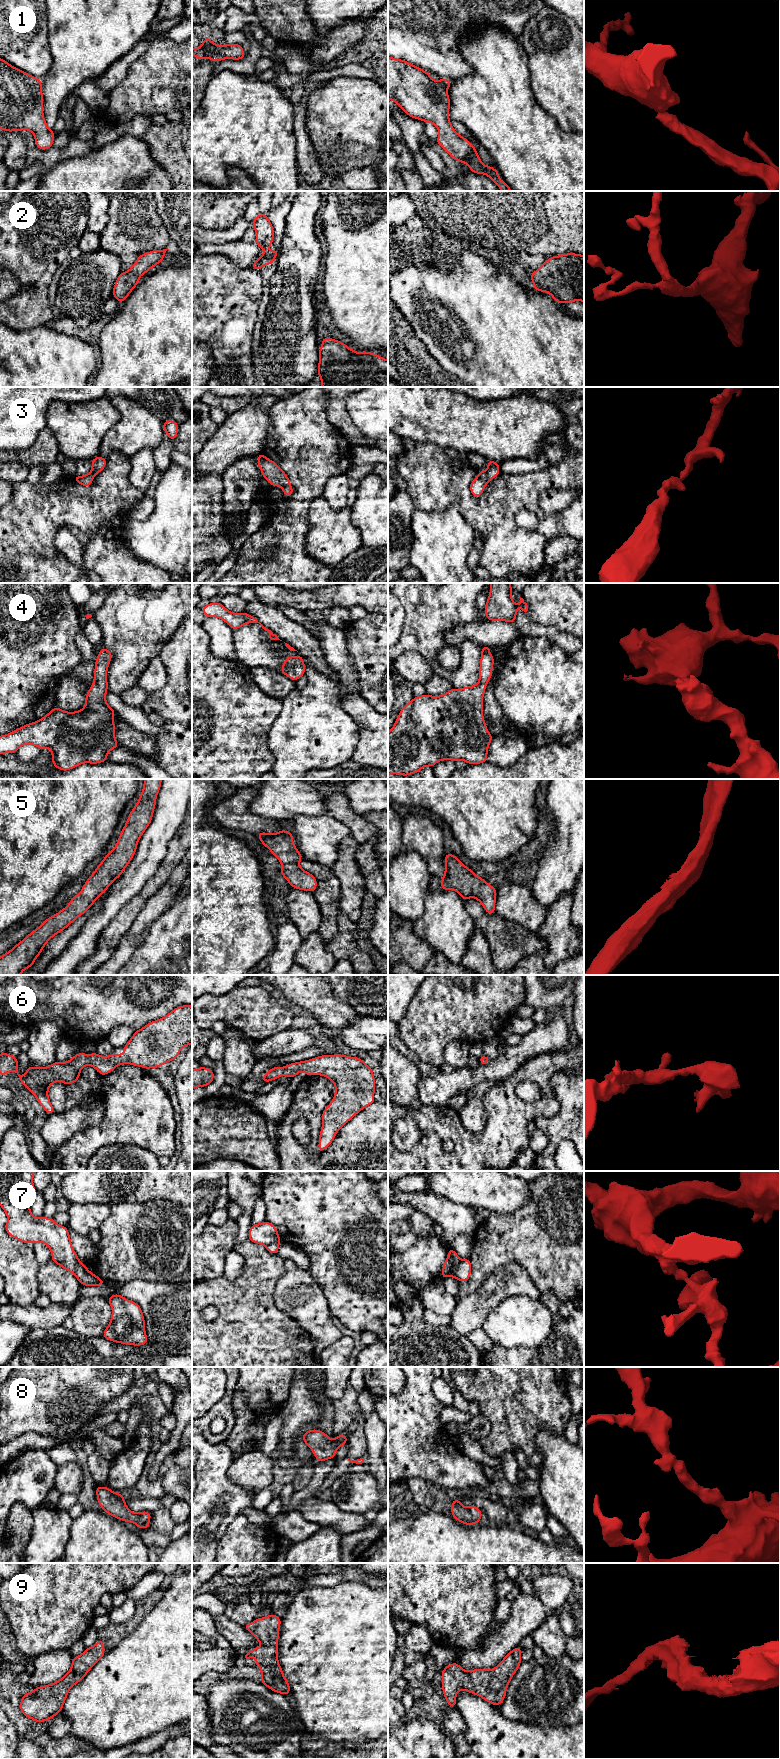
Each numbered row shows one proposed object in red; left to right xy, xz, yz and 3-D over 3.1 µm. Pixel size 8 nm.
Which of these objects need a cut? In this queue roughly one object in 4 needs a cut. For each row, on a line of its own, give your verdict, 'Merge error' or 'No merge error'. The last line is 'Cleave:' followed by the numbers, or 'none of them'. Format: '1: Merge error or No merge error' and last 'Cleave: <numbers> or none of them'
1: No merge error
2: No merge error
3: No merge error
4: No merge error
5: No merge error
6: No merge error
7: Merge error
8: No merge error
9: No merge error
Cleave: 7

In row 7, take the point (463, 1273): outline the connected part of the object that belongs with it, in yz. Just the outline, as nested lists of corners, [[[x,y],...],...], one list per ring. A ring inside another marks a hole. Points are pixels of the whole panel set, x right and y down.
[[[466,1258],[461,1260],[457,1272],[455,1274],[455,1278],[461,1282],[468,1281],[471,1275],[471,1268],[472,1266],[470,1259]]]

